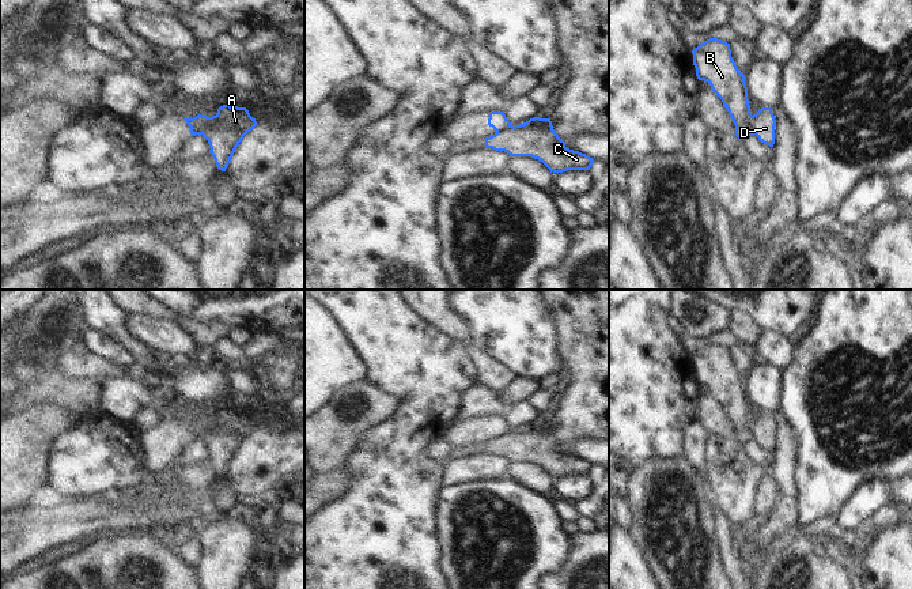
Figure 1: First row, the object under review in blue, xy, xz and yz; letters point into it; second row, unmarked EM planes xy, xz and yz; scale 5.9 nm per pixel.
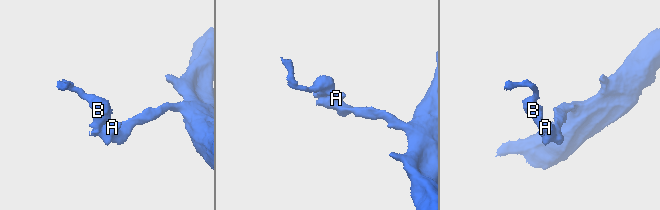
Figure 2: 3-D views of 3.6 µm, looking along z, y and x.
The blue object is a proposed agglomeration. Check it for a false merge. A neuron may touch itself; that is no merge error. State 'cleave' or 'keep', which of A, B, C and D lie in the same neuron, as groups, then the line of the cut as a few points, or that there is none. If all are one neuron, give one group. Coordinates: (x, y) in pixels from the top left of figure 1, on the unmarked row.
cleave | A C D / B | yz (750, 421), (750, 431), (755, 438)

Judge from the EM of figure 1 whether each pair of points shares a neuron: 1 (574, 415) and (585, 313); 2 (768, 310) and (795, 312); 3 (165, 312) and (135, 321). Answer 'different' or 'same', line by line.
1: same
2: same
3: different

